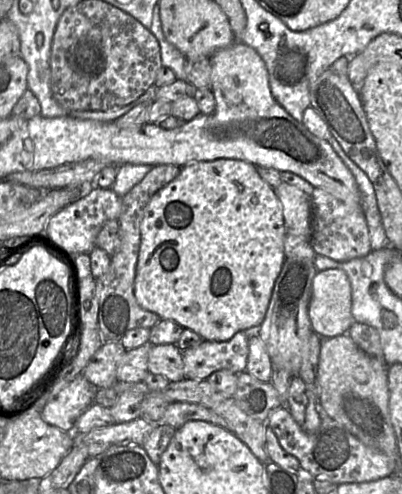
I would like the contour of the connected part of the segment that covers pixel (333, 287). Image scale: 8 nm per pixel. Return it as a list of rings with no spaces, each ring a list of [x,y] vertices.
[[[331,268],[319,271],[312,283],[309,318],[314,333],[322,338],[347,334],[353,325],[352,290],[346,272]]]

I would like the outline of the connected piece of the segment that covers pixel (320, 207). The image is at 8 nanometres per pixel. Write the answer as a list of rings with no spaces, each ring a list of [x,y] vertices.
[[[314,187],[311,193],[309,241],[317,255],[337,261],[364,257],[372,251],[369,228],[360,204],[346,203],[320,187]]]

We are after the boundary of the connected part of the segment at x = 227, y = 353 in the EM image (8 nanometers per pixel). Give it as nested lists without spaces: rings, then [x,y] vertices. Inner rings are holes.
[[[238,331],[227,341],[204,340],[182,351],[185,378],[204,380],[213,372],[227,369],[235,374],[245,371],[249,337]]]

